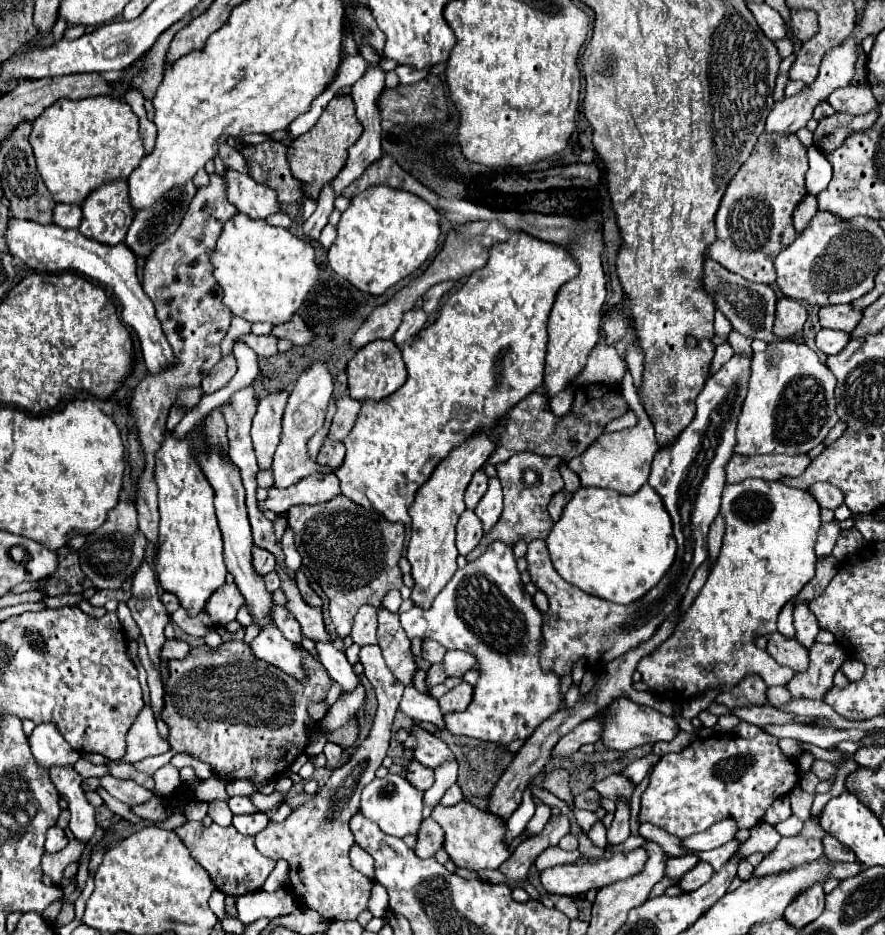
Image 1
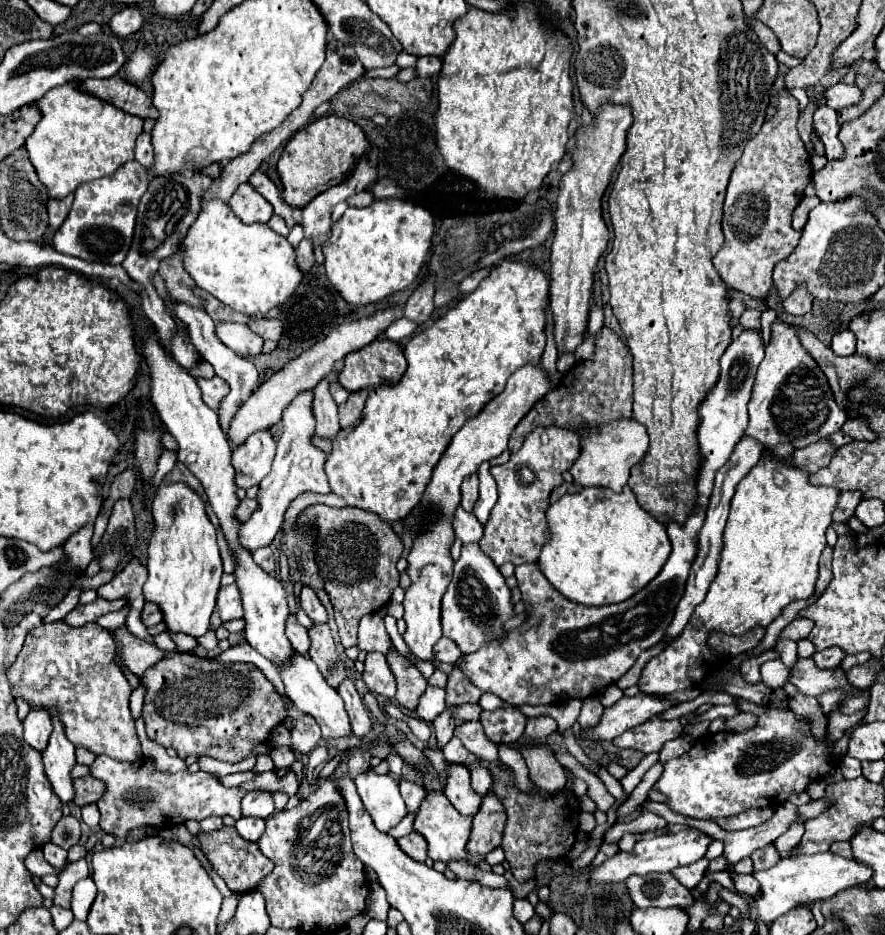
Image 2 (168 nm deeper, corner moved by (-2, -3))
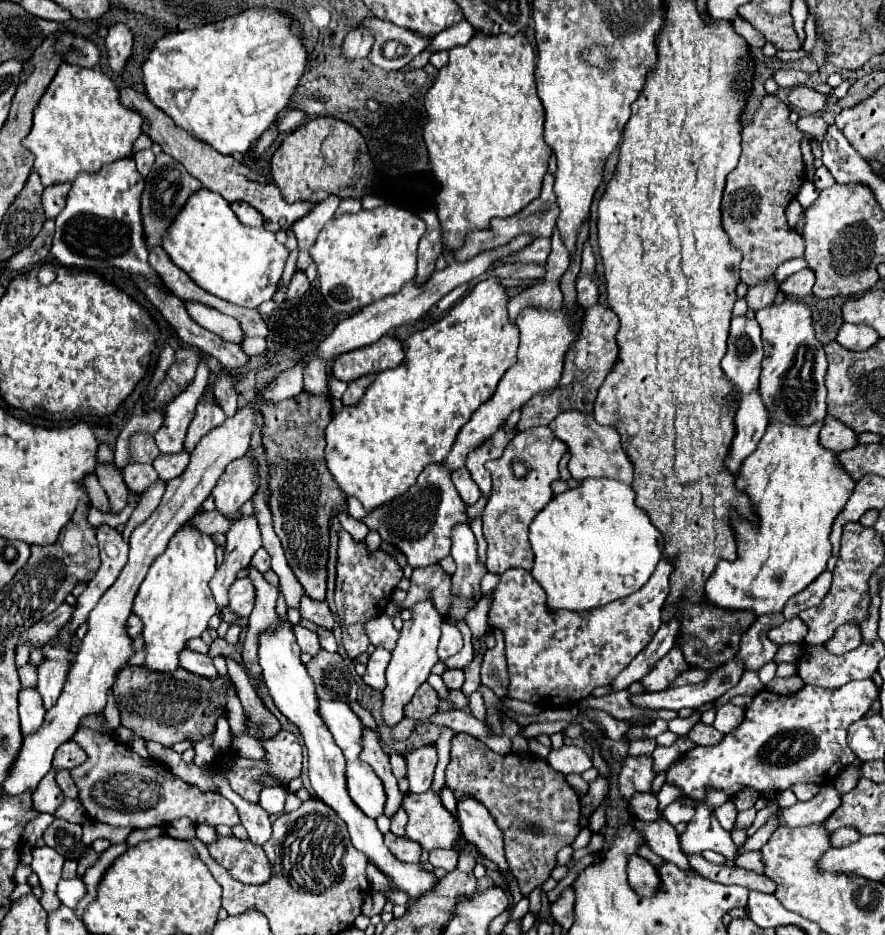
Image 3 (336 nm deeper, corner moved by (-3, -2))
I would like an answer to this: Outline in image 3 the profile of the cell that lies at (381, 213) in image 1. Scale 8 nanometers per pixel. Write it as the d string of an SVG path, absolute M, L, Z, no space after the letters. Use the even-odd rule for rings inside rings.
M380 205L376 209L360 209L358 213L344 213L342 217L334 217L320 231L310 255L318 265L320 275L320 291L326 303L336 311L356 311L374 303L376 299L384 299L388 295L398 293L404 283L416 277L416 249L420 237L426 233L426 223L412 211L396 205Z

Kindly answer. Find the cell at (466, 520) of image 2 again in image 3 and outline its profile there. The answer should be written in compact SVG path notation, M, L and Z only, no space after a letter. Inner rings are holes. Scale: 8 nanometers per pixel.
M438 463L428 465L406 495L396 497L392 503L370 511L362 521L370 529L376 529L384 541L396 545L408 557L408 563L412 567L428 567L438 565L440 559L450 555L452 527L468 523L468 515L464 501L450 481L448 469L444 467L444 463Z

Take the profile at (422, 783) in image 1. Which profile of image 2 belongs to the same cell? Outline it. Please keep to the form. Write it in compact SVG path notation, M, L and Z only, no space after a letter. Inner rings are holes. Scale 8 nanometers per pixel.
M399 782L399 788L401 788L401 796L407 804L407 814L413 814L419 808L419 804L423 802L423 786L411 784L411 782Z

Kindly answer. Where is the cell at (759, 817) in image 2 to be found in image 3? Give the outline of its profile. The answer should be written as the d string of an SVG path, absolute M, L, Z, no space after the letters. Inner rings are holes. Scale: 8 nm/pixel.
M672 803L672 805L668 805L666 809L664 809L664 819L668 821L668 823L672 823L672 825L676 825L676 823L688 823L690 819L692 819L692 815L694 815L694 811L692 811L692 807L682 807L680 803Z

